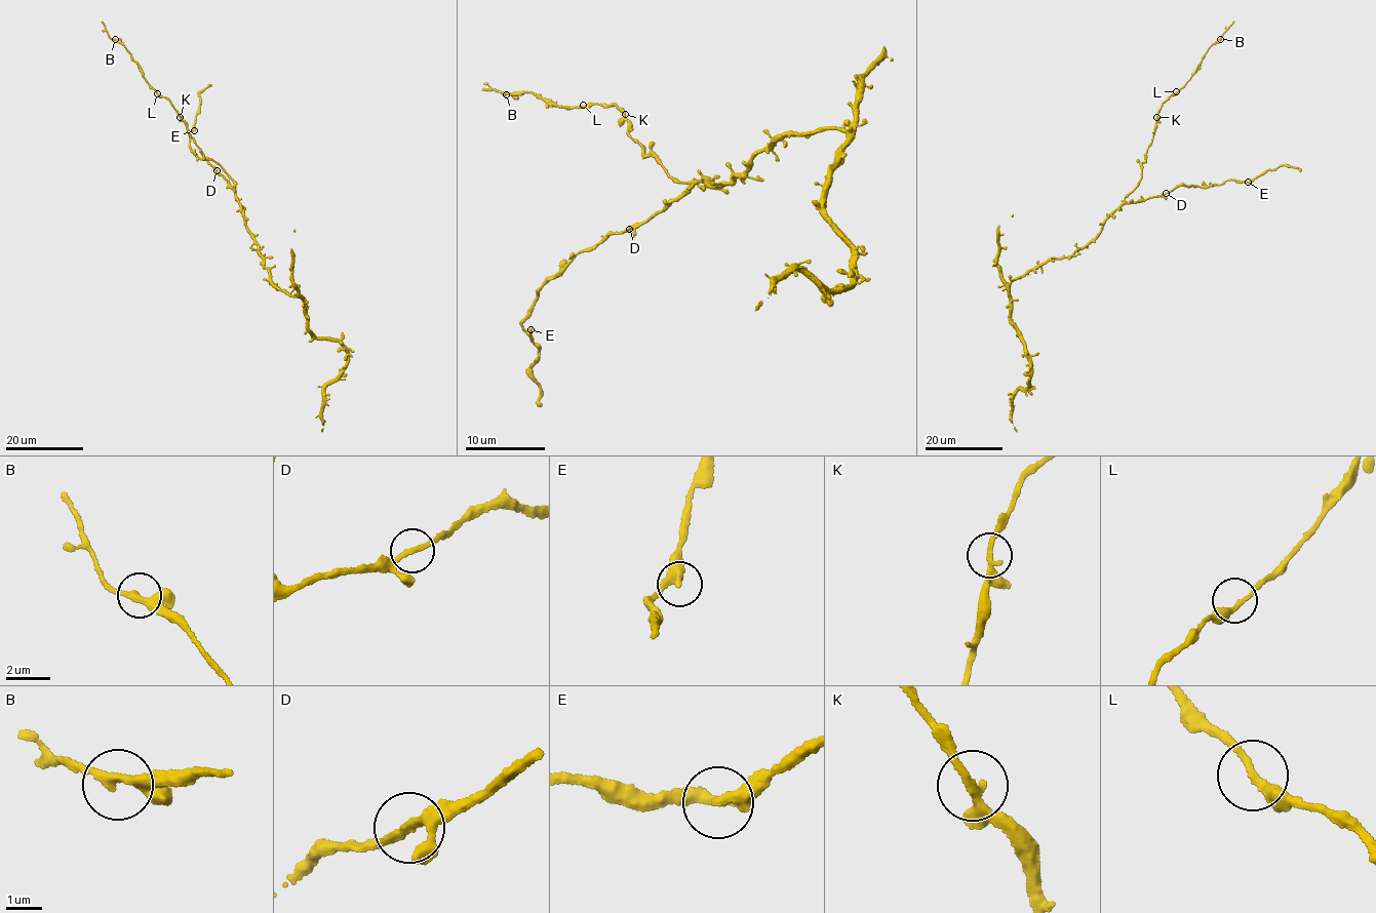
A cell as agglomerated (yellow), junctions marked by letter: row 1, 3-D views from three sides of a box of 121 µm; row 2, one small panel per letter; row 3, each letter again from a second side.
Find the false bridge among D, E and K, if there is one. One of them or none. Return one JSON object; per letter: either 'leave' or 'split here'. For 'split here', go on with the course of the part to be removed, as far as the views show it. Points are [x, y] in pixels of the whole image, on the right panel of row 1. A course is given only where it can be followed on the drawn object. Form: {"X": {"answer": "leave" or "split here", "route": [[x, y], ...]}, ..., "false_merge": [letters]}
{"D": {"answer": "leave"}, "E": {"answer": "leave"}, "K": {"answer": "leave"}, "false_merge": []}

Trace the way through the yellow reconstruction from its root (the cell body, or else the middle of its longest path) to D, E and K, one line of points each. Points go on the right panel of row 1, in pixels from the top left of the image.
D: (1086, 244), (1101, 231), (1102, 223), (1124, 204), (1166, 193)
E: (1086, 244), (1124, 204), (1184, 185), (1248, 182)
K: (1086, 244), (1095, 237), (1102, 223), (1137, 187), (1156, 116)

